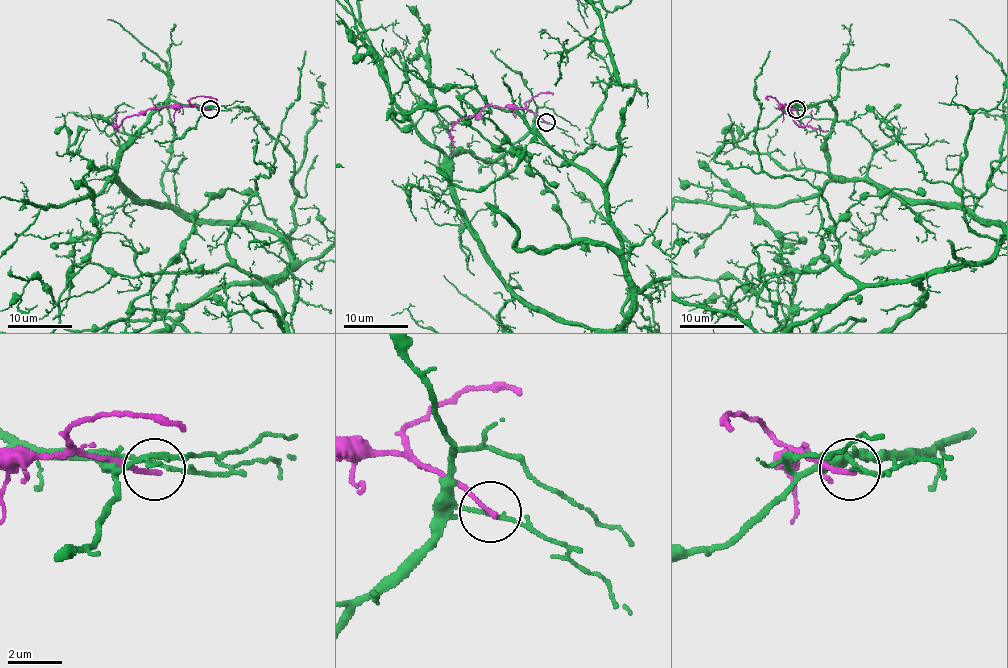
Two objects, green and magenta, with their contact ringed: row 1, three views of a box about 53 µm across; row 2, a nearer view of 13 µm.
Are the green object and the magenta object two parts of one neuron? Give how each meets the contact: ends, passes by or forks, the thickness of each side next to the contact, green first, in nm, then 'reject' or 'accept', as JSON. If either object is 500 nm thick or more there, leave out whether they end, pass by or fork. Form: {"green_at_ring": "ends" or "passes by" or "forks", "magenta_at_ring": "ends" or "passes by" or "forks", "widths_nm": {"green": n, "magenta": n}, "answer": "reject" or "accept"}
{"green_at_ring": "passes by", "magenta_at_ring": "ends", "widths_nm": {"green": 130, "magenta": 190}, "answer": "reject"}

